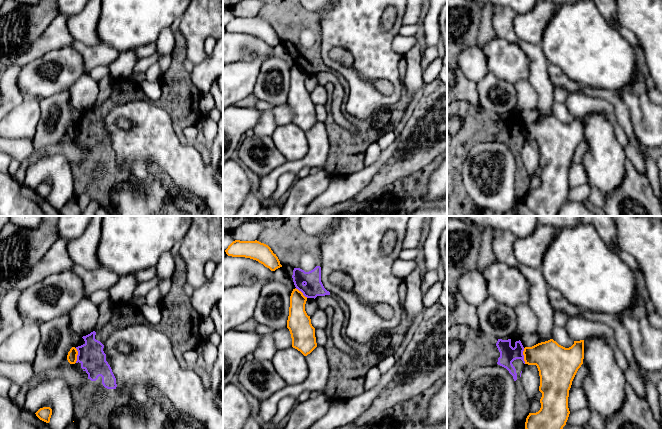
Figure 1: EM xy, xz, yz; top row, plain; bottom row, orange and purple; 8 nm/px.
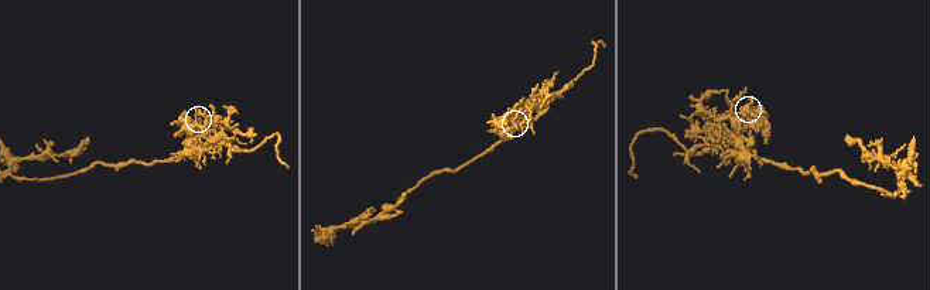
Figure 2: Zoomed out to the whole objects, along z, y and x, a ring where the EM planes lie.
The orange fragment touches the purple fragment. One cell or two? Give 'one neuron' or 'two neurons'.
two neurons

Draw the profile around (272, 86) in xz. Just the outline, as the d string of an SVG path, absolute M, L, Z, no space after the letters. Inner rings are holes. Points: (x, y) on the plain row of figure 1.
M274 55L261 64L253 94L274 107L287 103L290 72L293 65Z

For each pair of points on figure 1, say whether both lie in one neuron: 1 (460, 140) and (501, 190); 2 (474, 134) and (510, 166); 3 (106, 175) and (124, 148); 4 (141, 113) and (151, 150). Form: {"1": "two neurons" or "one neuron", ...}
{"1": "two neurons", "2": "two neurons", "3": "two neurons", "4": "one neuron"}

